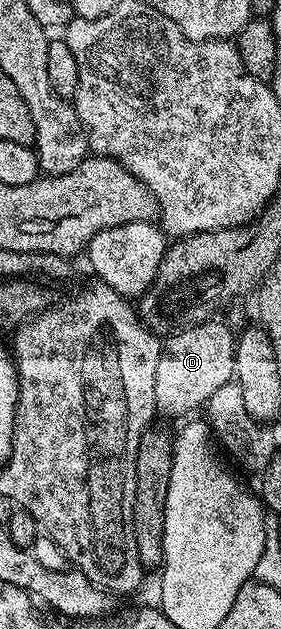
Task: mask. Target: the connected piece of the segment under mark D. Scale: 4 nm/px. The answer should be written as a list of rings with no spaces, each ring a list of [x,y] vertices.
[[[221,320],[200,322],[197,326],[187,326],[164,339],[159,356],[159,368],[155,368],[155,404],[158,415],[166,414],[169,418],[184,419],[188,410],[197,410],[204,407],[215,396],[223,384],[234,381],[235,352],[237,344],[234,331],[229,331]]]

